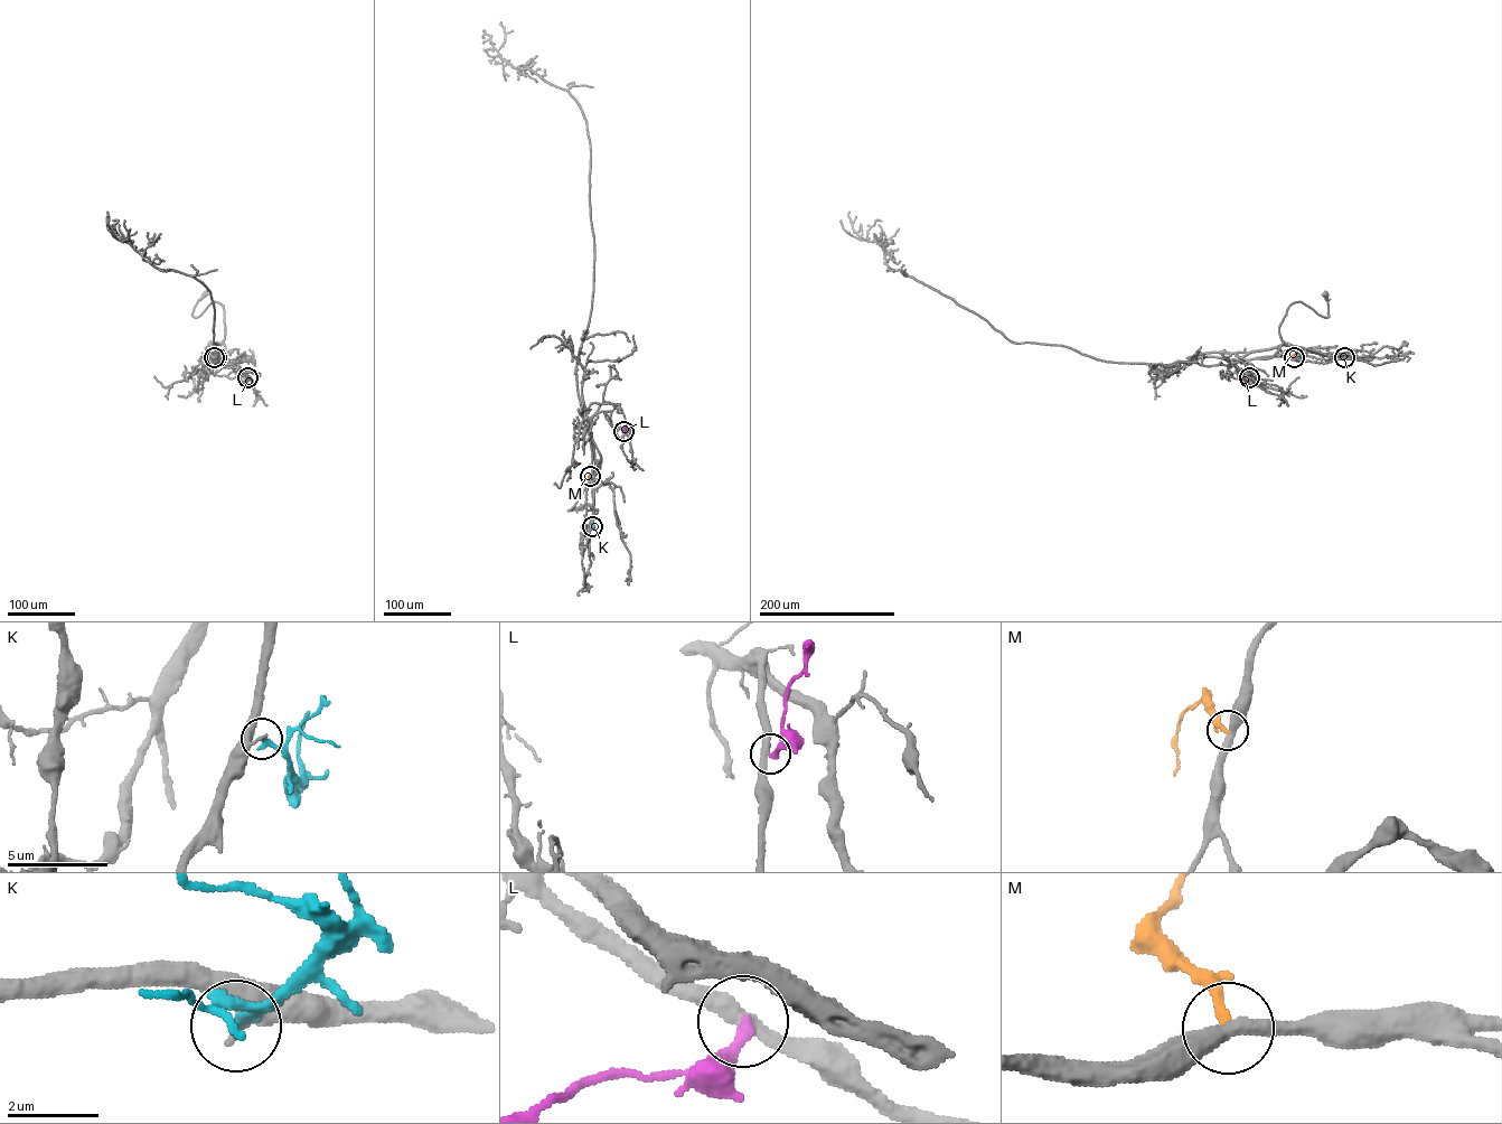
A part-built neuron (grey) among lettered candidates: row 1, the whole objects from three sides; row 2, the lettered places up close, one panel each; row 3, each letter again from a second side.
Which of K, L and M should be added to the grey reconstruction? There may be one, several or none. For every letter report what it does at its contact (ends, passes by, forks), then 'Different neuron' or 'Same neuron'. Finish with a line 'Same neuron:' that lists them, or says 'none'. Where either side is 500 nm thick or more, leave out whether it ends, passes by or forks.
K: It ends there. Different neuron
L: It ends there. Different neuron
M: It ends there. Different neuron
Same neuron: none

